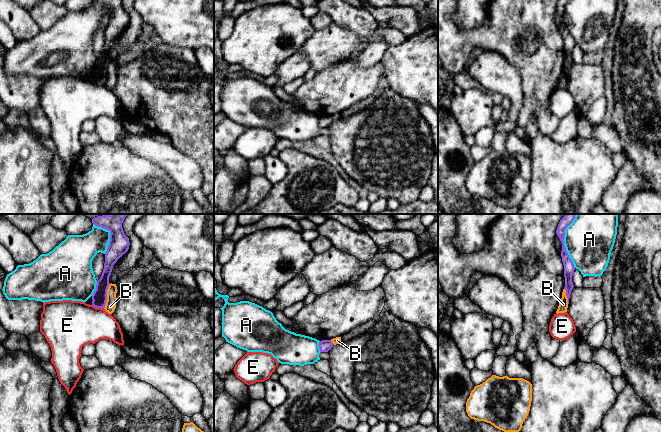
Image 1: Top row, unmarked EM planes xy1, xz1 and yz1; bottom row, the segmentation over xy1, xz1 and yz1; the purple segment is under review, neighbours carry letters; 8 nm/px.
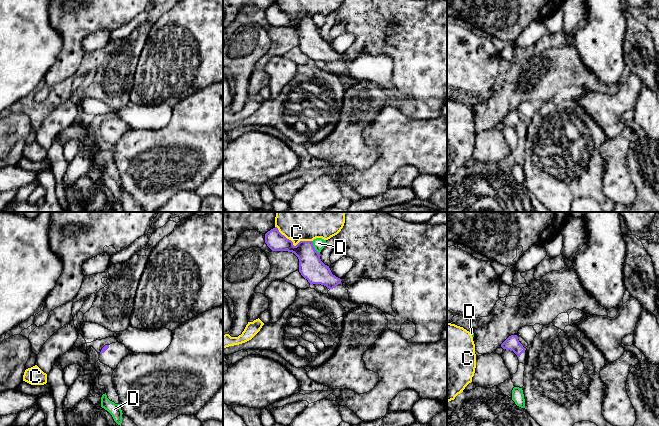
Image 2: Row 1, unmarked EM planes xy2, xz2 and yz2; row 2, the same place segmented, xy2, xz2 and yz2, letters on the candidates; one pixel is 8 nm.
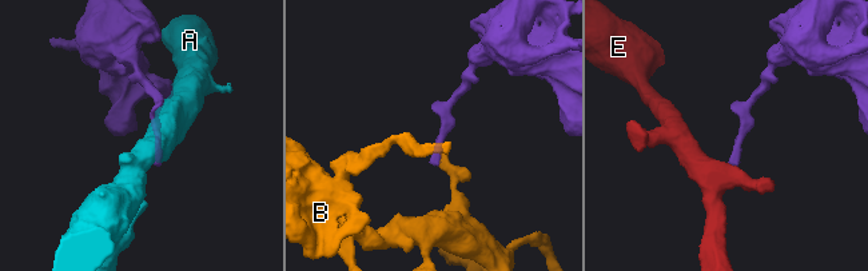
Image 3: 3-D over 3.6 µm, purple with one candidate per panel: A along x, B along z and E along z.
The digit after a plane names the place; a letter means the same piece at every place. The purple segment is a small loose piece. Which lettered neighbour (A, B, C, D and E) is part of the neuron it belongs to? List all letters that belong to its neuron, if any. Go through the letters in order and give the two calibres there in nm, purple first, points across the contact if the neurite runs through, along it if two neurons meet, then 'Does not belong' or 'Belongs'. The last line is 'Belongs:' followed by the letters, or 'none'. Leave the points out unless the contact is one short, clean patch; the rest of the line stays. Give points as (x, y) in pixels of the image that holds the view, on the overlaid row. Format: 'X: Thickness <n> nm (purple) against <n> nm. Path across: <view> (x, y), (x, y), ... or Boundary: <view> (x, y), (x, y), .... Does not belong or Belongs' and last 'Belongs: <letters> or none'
A: Thickness 90 nm (purple) against 400 nm. Does not belong
B: Thickness 120 nm (purple) against 90 nm. Boundary: xy1 (110, 284), (107, 290), (106, 304), (103, 308). Does not belong
C: Thickness 200 nm (purple) against 420 nm. Does not belong
D: Thickness 200 nm (purple) against 90 nm. Does not belong
E: Thickness 120 nm (purple) against 380 nm. Boundary: xy1 (92, 304), (103, 309). Does not belong
Belongs: none

